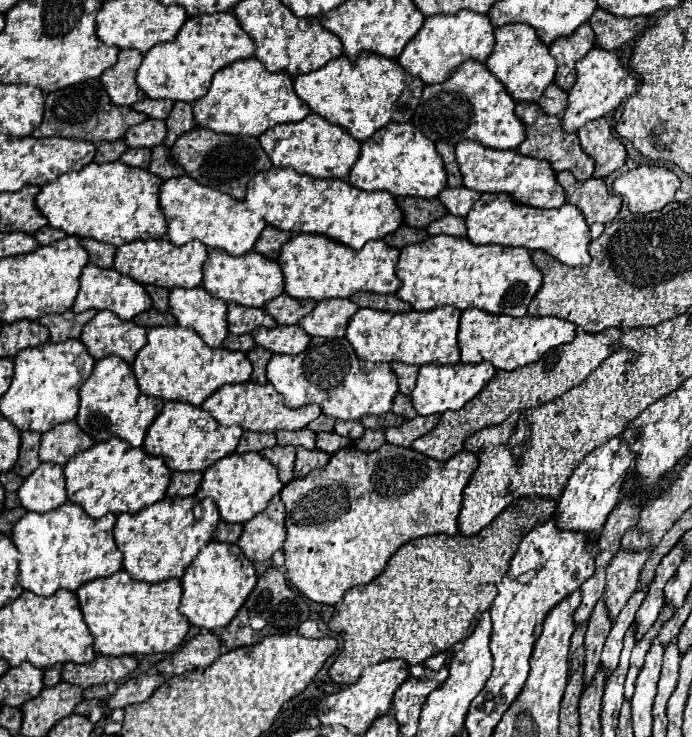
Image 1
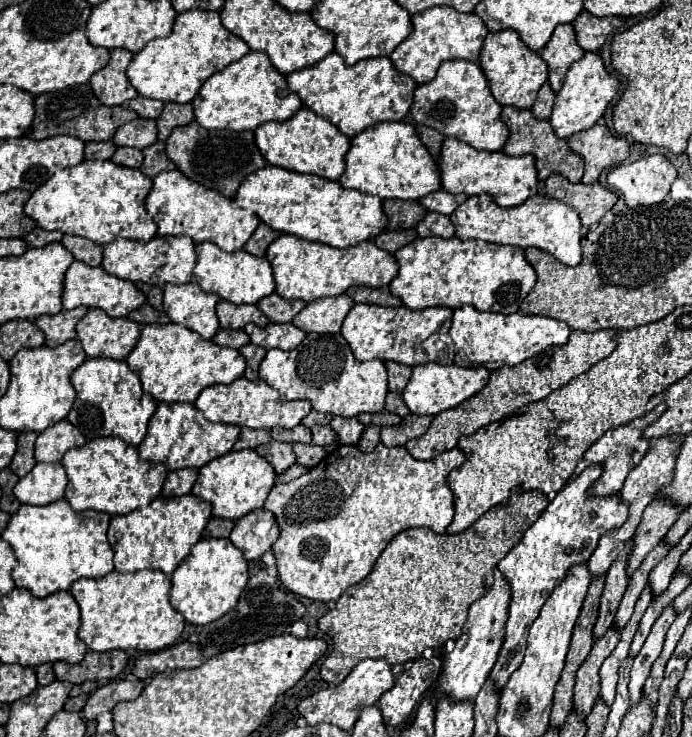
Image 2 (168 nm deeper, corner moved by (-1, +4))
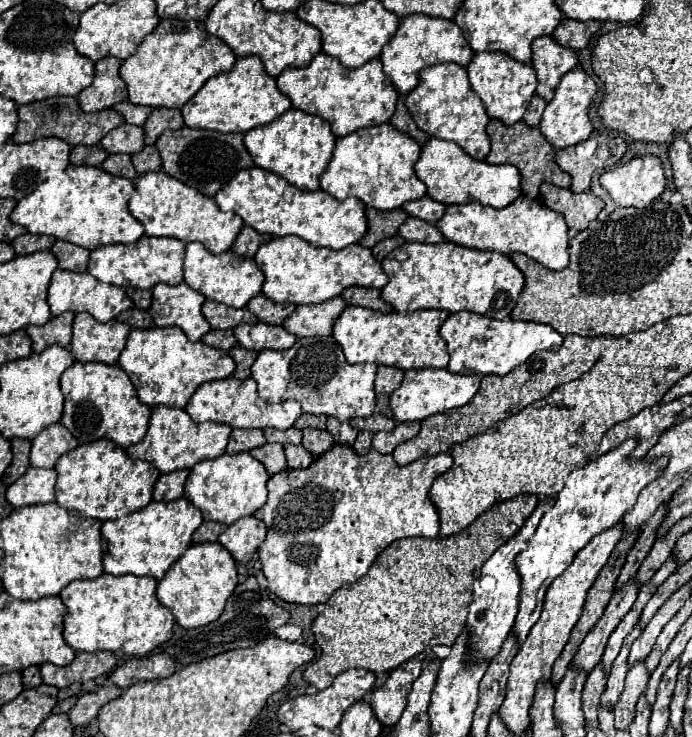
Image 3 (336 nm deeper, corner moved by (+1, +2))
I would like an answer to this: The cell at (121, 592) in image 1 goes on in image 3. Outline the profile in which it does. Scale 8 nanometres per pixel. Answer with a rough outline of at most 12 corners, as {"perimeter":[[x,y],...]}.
{"perimeter":[[148,576],[74,580],[64,640],[148,656],[174,614]]}

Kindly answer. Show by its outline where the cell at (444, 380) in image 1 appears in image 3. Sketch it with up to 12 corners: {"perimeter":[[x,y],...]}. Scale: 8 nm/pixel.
{"perimeter":[[408,370],[390,396],[394,420],[464,406],[480,376]]}

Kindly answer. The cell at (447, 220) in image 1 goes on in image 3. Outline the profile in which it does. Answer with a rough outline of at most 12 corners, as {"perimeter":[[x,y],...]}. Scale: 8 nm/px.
{"perimeter":[[408,218],[398,232],[406,242],[444,242],[434,224]]}

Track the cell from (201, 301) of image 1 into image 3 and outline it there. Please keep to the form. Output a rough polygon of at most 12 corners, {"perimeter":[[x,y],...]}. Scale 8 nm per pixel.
{"perimeter":[[184,282],[152,288],[156,326],[178,326],[194,342],[208,334],[206,298]]}

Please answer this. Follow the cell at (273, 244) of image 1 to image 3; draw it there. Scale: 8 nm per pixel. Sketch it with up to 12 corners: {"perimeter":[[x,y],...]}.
{"perimeter":[[244,226],[232,250],[244,258],[254,258],[270,236]]}

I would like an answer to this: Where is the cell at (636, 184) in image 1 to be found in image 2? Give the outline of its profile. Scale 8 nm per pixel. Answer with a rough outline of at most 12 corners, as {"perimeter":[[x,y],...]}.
{"perimeter":[[660,154],[614,166],[628,206],[662,202],[676,168]]}

